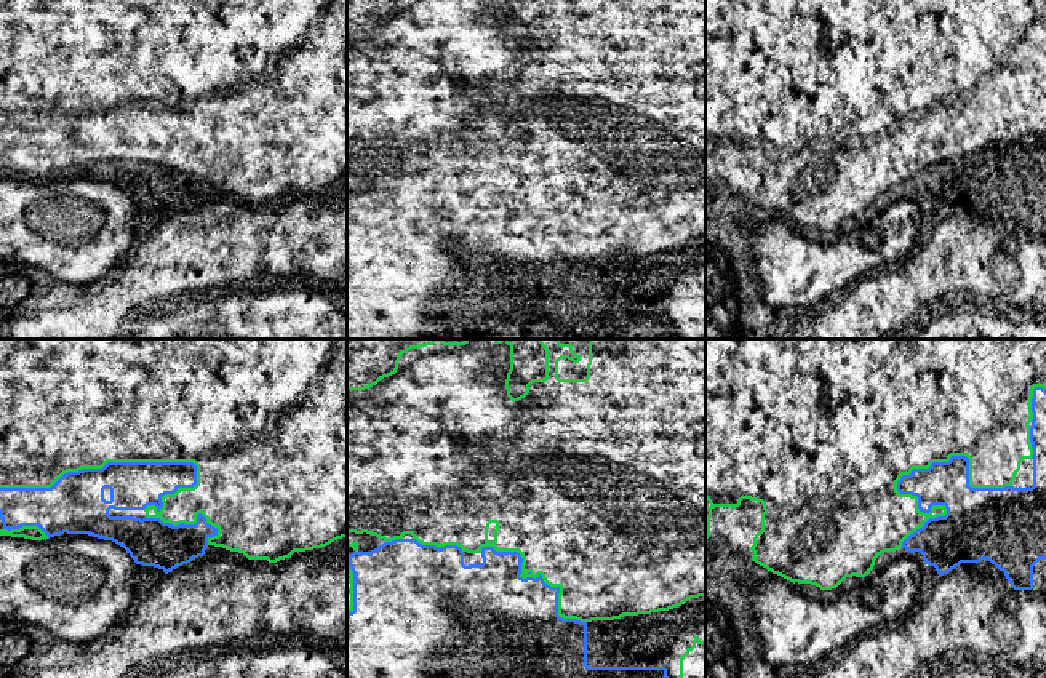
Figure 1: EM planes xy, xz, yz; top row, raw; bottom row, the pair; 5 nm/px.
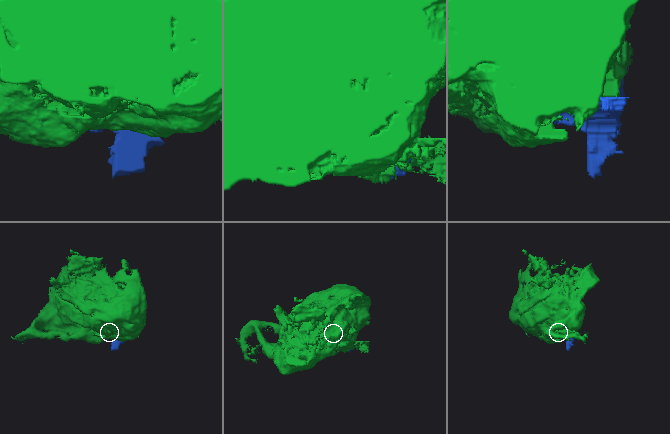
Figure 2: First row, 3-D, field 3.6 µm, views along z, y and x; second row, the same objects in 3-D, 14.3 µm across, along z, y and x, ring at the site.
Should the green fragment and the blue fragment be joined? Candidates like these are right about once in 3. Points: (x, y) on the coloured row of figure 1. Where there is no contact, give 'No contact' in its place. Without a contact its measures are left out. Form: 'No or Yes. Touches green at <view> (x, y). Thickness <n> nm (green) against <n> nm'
Yes. Touches green at xy (98, 467). Thickness 480 nm (green) against 300 nm

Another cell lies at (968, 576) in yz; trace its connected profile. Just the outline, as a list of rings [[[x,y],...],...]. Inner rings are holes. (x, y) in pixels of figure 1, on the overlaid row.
[[[988,560],[961,563],[939,577],[902,620],[878,627],[816,664],[816,678],[910,678],[926,660],[955,651],[968,660],[968,678],[1046,678],[1046,560],[1033,566],[1033,588],[1014,590]]]

